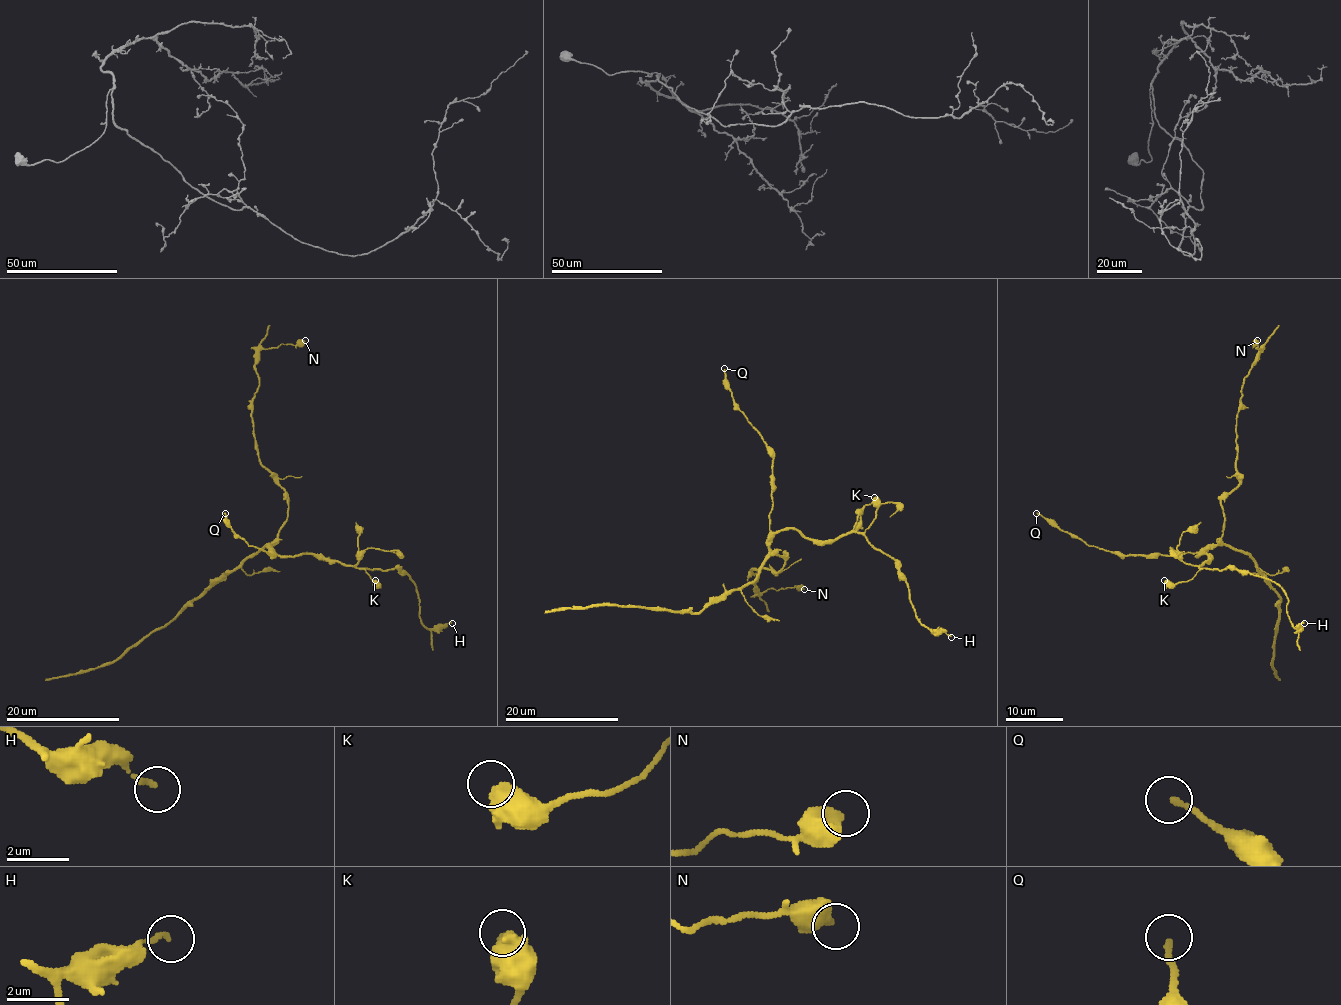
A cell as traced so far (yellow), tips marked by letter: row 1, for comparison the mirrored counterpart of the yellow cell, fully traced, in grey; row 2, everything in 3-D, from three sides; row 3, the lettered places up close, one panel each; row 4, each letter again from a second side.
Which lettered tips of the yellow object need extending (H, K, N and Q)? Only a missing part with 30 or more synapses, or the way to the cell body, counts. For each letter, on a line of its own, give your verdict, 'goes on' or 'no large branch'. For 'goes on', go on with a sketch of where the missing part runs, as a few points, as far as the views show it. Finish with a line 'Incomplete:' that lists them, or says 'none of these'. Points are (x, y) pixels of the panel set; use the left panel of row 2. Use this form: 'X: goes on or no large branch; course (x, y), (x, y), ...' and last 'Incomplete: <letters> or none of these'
H: no large branch
K: no large branch
N: no large branch
Q: no large branch
Incomplete: none of these

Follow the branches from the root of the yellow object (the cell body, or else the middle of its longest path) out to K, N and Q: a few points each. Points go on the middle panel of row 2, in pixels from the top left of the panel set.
K: (769, 548), (769, 541), (779, 531), (790, 528), (820, 541), (863, 532), (875, 517), (874, 497)
N: (769, 548), (777, 555), (787, 554), (787, 560), (779, 571), (753, 568), (759, 575), (756, 588), (804, 589)
Q: (769, 548), (773, 451), (734, 401), (724, 368)

